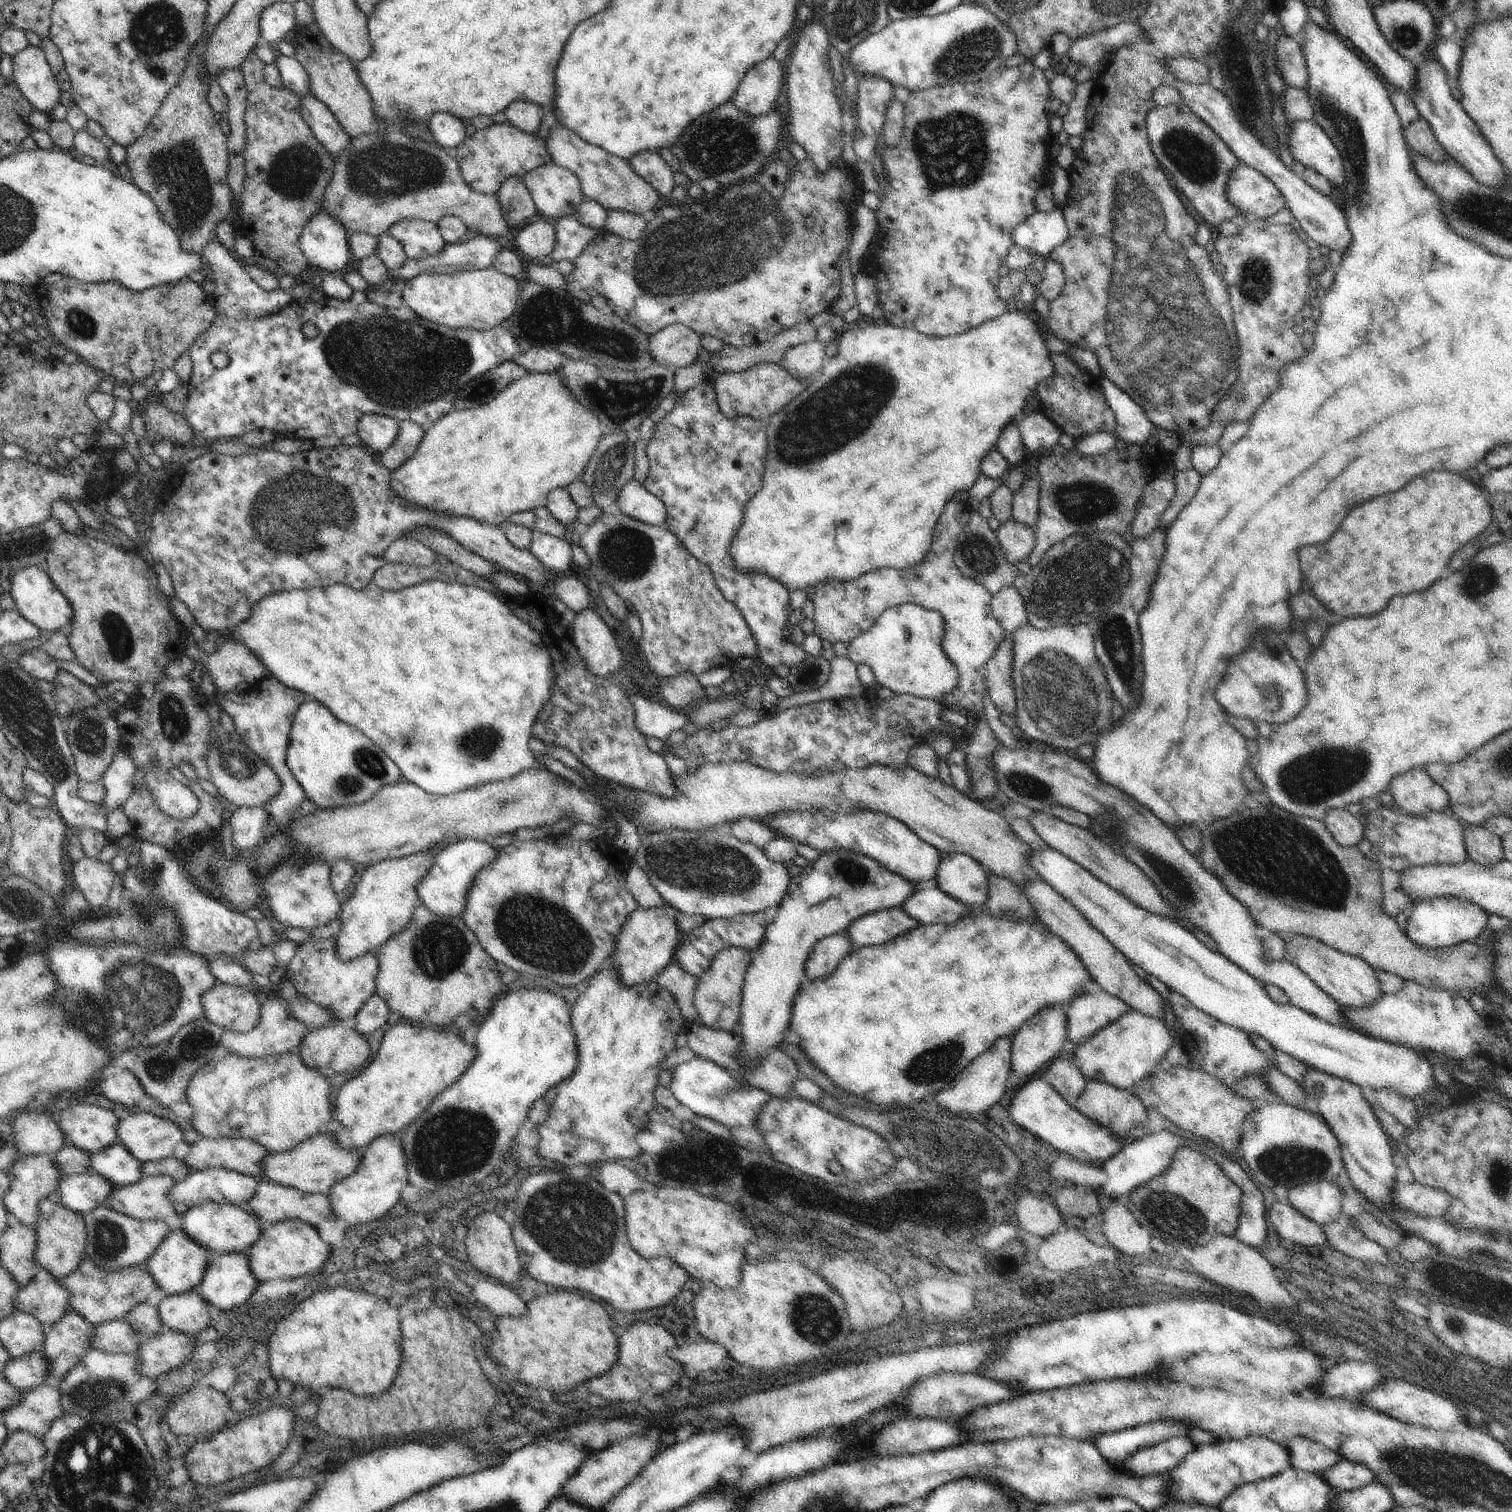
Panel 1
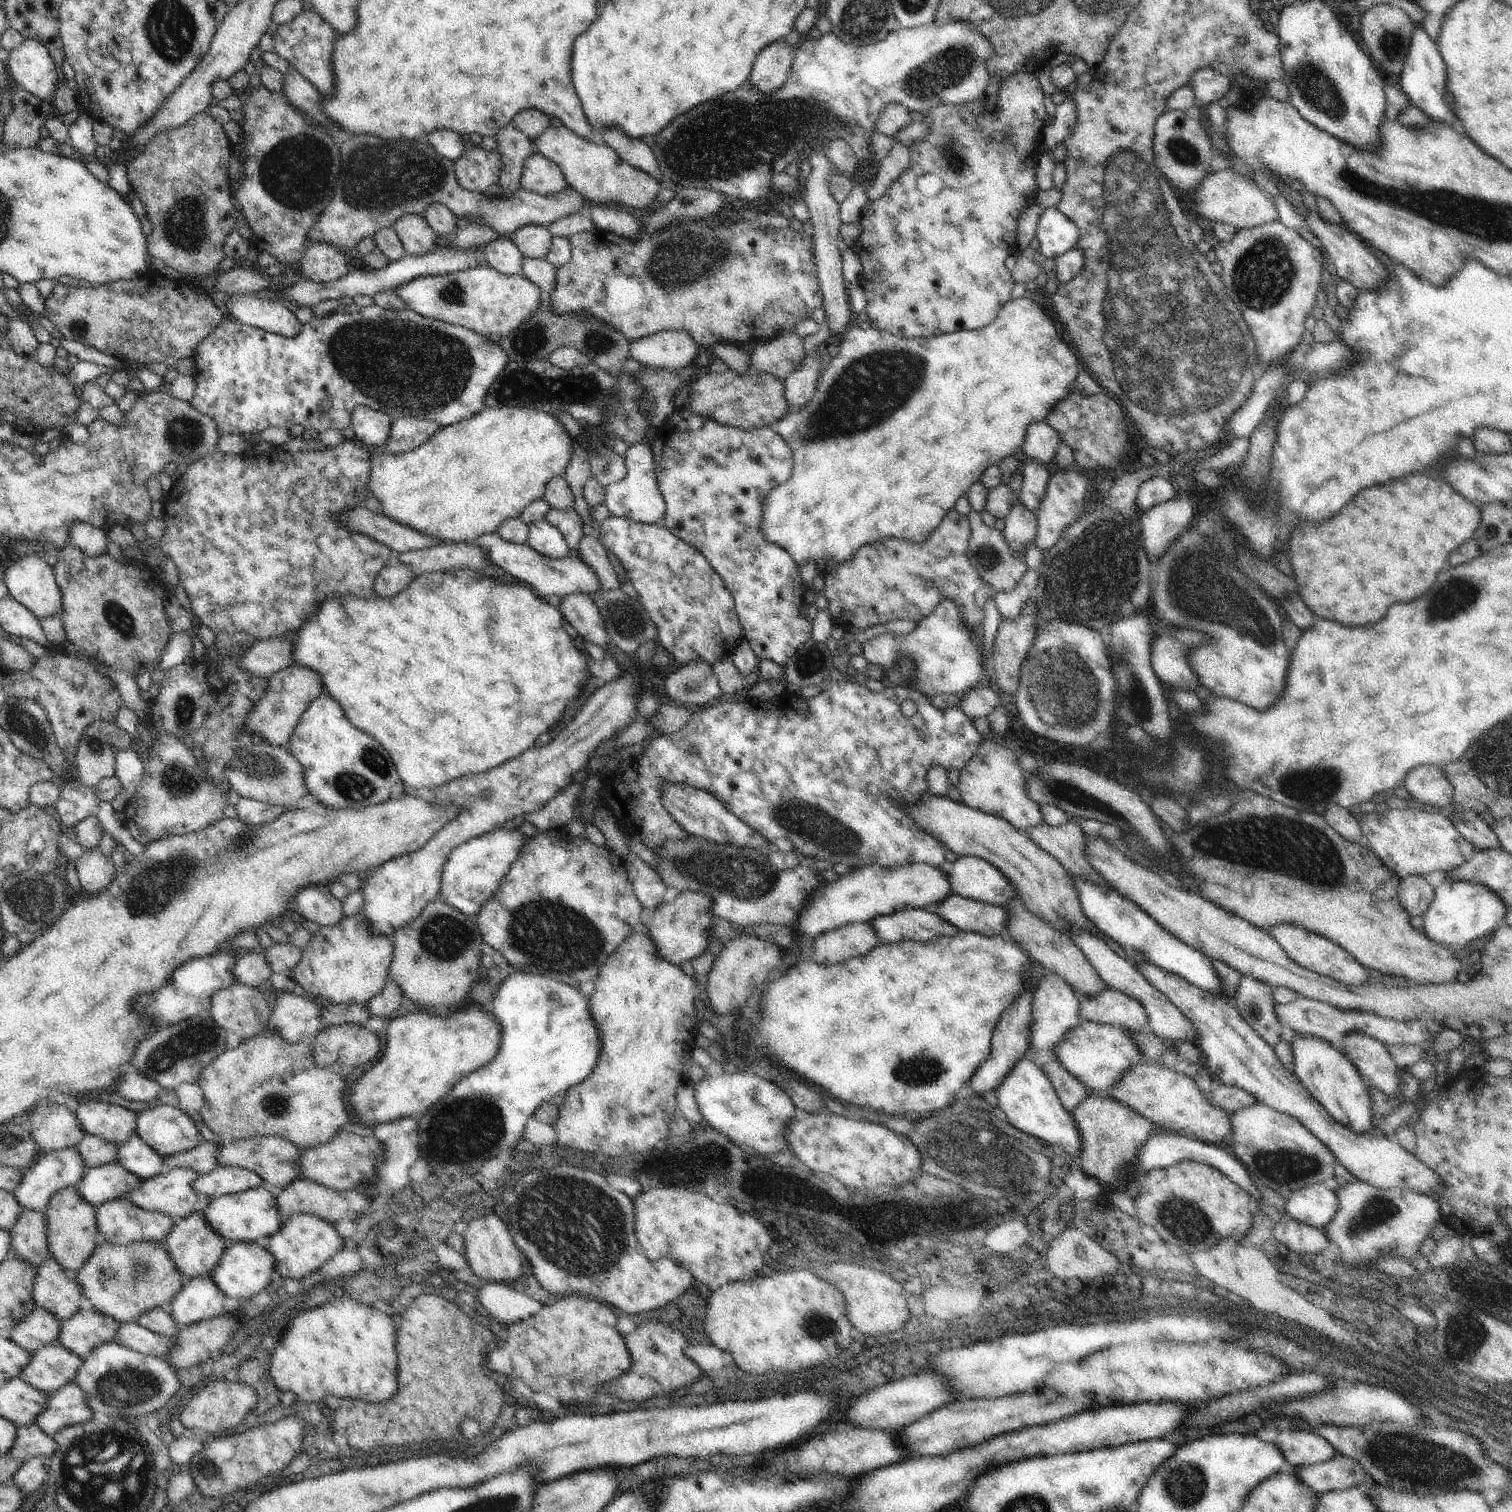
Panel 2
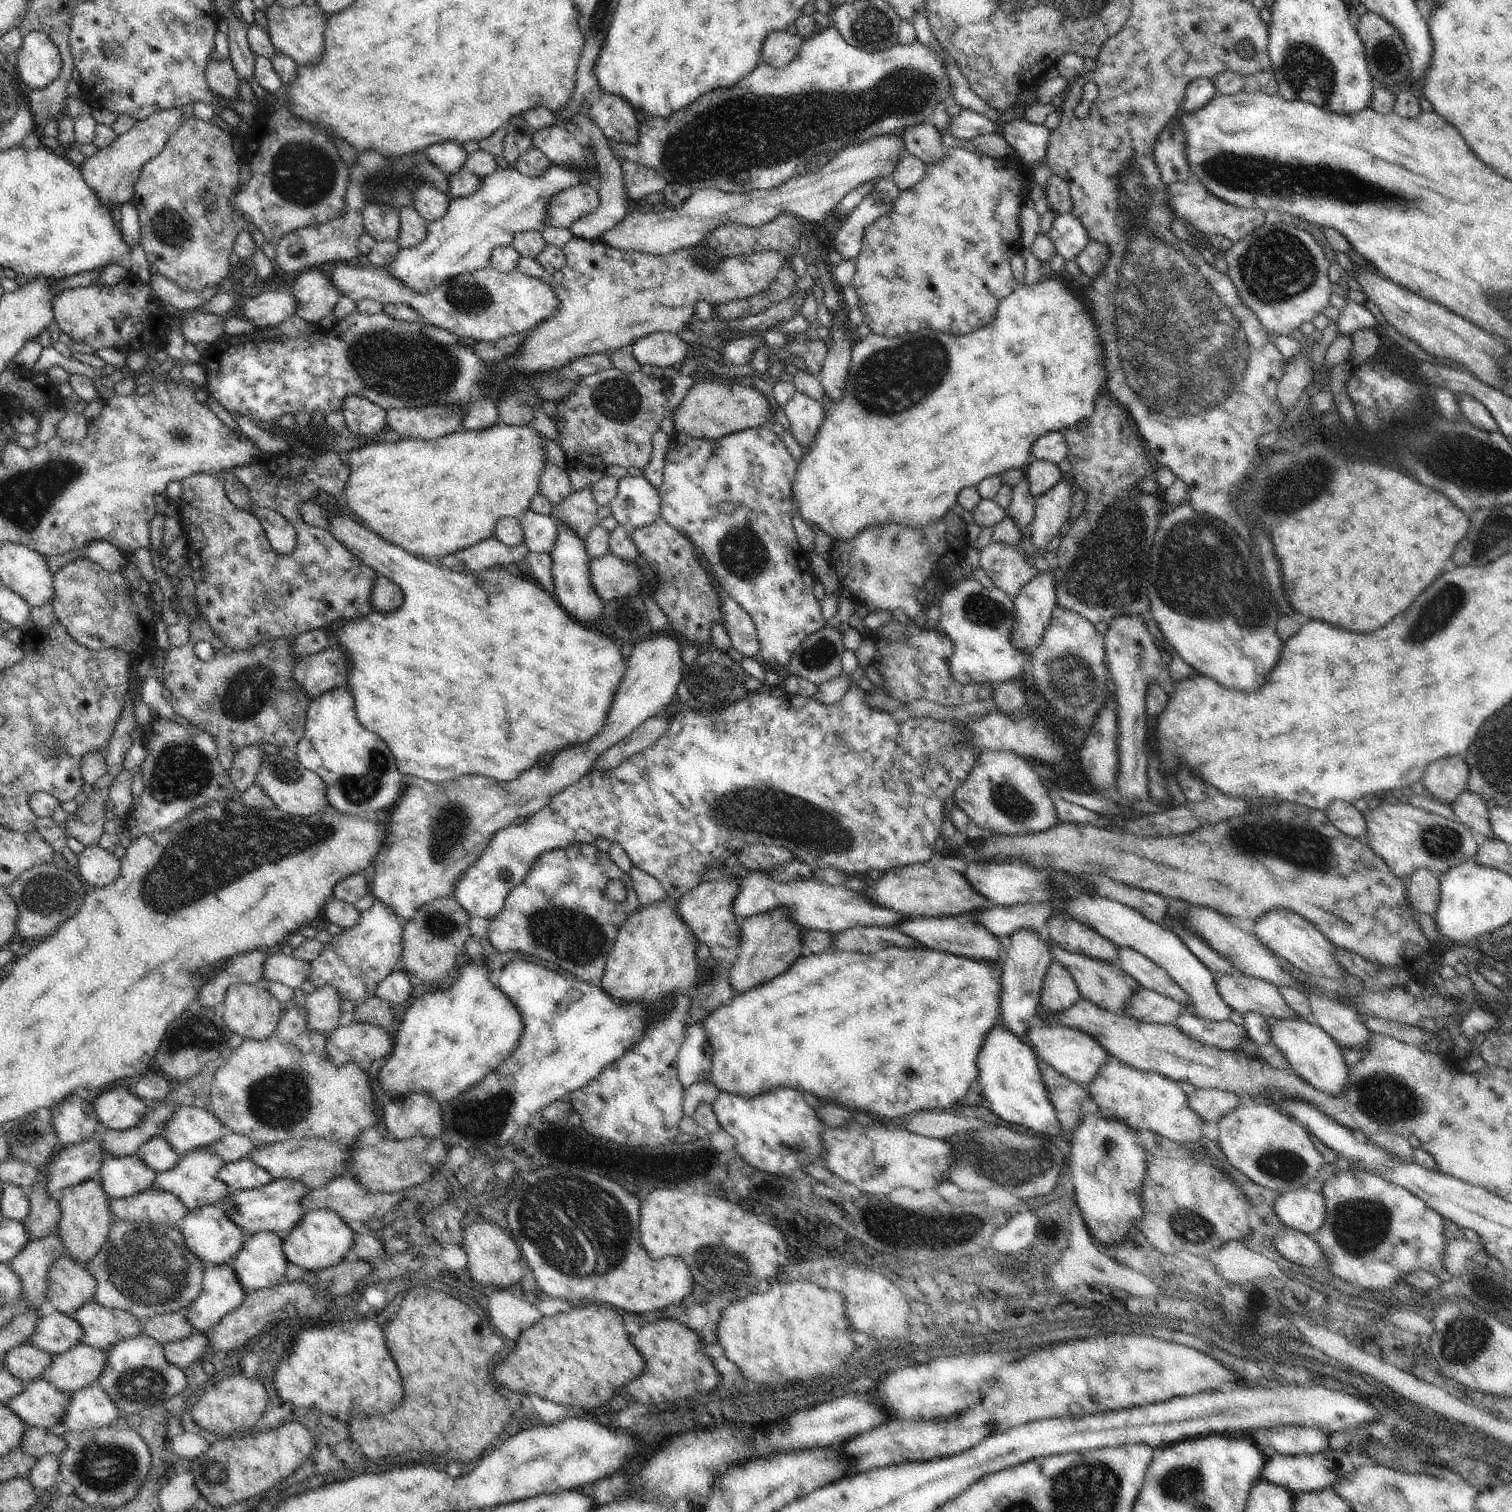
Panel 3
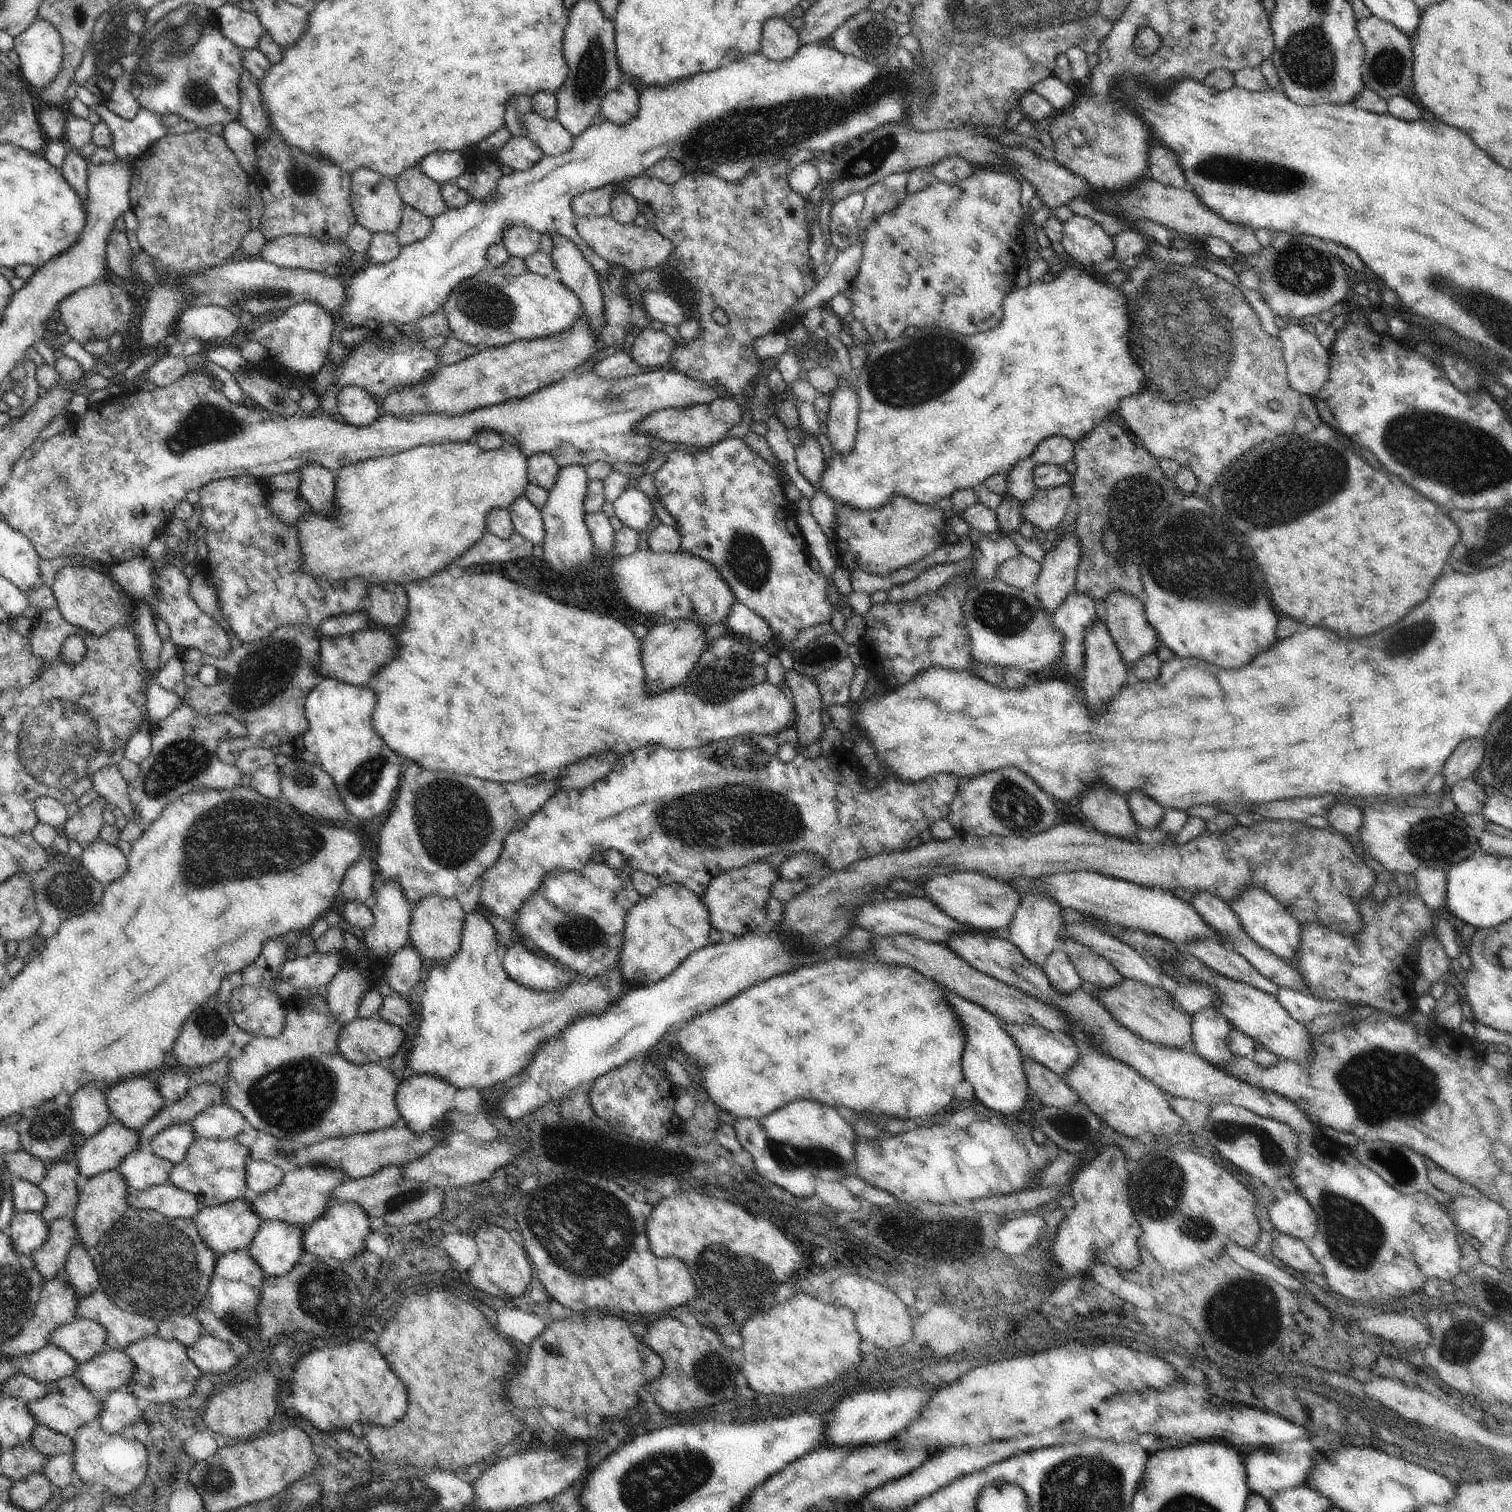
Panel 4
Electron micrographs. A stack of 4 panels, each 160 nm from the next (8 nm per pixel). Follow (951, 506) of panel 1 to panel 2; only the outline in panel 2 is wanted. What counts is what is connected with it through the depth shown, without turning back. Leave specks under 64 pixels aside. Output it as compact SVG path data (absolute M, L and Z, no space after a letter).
M955 509L940 522L940 526L924 544L912 544L906 540L884 540L880 544L868 544L852 556L852 560L846 560L846 564L838 564L832 559L826 562L824 568L824 590L821 594L828 600L828 612L834 620L835 626L845 631L864 632L877 624L887 624L897 620L918 621L929 616L942 600L954 600L958 604L960 616L966 624L966 628L976 634L976 640L982 640L982 622L986 601L995 596L995 591L988 582L972 569L968 562L968 540L971 536L969 519Z

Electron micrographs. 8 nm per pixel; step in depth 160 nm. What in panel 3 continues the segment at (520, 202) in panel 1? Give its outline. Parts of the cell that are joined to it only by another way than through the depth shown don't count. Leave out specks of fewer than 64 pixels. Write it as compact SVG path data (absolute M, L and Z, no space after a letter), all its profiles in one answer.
M520 115L513 117L504 128L506 137L504 138L502 156L508 164L508 169L511 169L516 166L516 160L524 155L524 152L533 148L534 130Z

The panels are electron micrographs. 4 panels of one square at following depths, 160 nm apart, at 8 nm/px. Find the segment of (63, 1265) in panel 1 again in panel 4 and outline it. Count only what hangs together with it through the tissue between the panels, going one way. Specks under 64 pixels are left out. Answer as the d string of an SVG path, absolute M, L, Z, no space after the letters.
M117 1169L105 1171L91 1179L79 1180L79 1202L75 1211L71 1214L79 1234L79 1242L89 1250L93 1251L100 1238L109 1232L114 1224L130 1210L126 1200L129 1192L128 1184L124 1182L124 1176L120 1176Z

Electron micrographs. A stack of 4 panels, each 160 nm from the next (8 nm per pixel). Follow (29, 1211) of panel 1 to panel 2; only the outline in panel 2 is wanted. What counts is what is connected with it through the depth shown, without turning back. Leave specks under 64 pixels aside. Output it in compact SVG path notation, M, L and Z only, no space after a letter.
M76 1147L41 1152L32 1166L26 1172L23 1172L22 1180L20 1180L14 1196L23 1210L45 1212L56 1192L70 1186L78 1186L84 1174L84 1158L80 1156Z

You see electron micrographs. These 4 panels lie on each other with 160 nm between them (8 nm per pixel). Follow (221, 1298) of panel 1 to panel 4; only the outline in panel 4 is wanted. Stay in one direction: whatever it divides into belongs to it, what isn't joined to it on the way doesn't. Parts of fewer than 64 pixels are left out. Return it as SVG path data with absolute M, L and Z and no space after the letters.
M270 1220L263 1223L249 1247L252 1260L264 1270L264 1276L285 1276L299 1263L304 1254L303 1230L300 1226Z

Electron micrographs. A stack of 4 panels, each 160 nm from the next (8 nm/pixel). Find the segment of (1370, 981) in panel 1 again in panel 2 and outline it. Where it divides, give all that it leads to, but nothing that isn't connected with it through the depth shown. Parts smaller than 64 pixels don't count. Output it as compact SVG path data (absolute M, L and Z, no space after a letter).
M1280 924L1274 928L1270 928L1267 931L1276 940L1286 956L1296 962L1298 966L1314 971L1320 976L1326 976L1344 984L1344 986L1356 987L1364 982L1368 983L1368 974L1366 968L1359 964L1344 948L1340 948L1336 942L1324 938L1324 936L1318 936L1308 932L1306 928L1296 926L1294 924Z

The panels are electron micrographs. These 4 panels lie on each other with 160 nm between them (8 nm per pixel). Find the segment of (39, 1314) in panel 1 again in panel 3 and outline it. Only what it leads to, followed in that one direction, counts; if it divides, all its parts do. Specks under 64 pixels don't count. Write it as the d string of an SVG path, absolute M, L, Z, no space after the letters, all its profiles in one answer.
M65 1252L49 1268L48 1288L47 1298L53 1304L55 1310L72 1317L84 1304L93 1300L97 1289L97 1280L88 1272L85 1265L76 1262Z

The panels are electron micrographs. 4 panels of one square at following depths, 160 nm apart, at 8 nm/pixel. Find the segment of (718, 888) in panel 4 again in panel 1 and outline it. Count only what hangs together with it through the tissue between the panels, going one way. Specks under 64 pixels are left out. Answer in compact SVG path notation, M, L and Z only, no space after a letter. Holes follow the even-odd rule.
M672 906L656 908L638 908L628 916L624 926L620 928L620 936L616 940L616 948L610 952L612 968L620 976L620 984L636 986L656 979L658 975L672 963L674 950L680 946L682 935L676 926L676 916L679 911ZM667 907L667 908L666 908Z

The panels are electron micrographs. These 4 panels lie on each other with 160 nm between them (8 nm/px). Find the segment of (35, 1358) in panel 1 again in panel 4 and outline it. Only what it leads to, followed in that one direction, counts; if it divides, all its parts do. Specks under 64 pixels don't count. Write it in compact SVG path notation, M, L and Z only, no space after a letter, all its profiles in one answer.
M106 1348L92 1360L77 1363L76 1378L80 1378L80 1384L95 1395L122 1390L134 1376L134 1364L123 1350Z

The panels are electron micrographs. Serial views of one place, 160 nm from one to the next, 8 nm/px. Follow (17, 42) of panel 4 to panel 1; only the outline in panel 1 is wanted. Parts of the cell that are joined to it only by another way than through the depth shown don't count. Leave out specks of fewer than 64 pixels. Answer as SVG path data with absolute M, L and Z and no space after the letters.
M30 45L13 58L13 63L13 80L35 109L48 113L58 107L61 90L42 49Z

